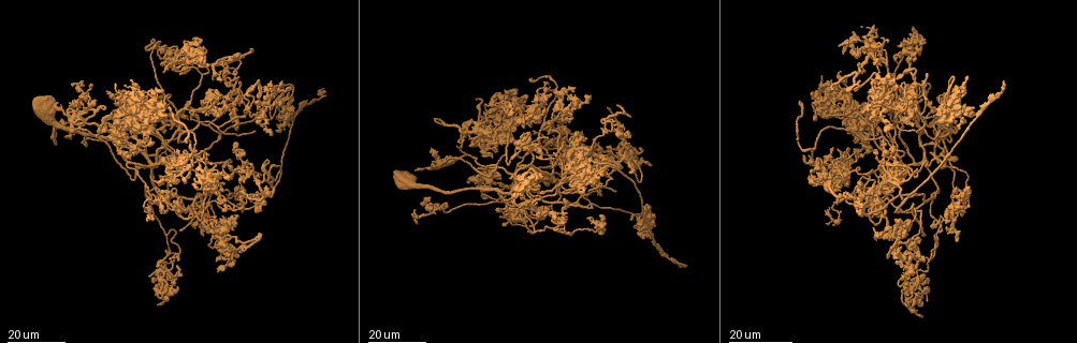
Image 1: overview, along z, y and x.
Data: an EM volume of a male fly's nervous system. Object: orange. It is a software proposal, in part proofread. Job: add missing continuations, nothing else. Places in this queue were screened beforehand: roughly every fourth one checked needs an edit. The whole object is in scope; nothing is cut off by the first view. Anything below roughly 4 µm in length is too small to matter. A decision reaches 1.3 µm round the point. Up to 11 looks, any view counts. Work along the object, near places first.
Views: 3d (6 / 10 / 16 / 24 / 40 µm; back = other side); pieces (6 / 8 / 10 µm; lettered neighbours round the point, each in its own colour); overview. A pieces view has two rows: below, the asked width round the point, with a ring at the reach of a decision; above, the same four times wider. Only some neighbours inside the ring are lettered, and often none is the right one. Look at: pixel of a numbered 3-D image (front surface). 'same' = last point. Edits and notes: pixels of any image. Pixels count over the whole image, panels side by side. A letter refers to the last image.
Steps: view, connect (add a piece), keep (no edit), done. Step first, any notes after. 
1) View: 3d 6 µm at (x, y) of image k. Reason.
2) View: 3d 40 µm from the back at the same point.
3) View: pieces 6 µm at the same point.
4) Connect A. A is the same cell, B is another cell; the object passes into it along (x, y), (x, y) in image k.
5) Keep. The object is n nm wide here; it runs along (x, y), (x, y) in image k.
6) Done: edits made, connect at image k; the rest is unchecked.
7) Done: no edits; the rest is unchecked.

View: 3d 24 µm at (968, 76) of image 1. Free end.

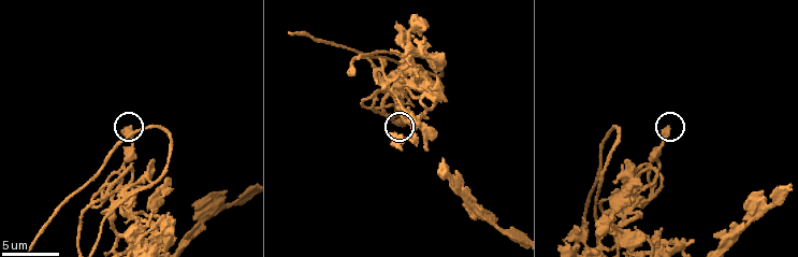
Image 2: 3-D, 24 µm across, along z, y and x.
View: pieces 6 µm at (125, 130) of image 2.

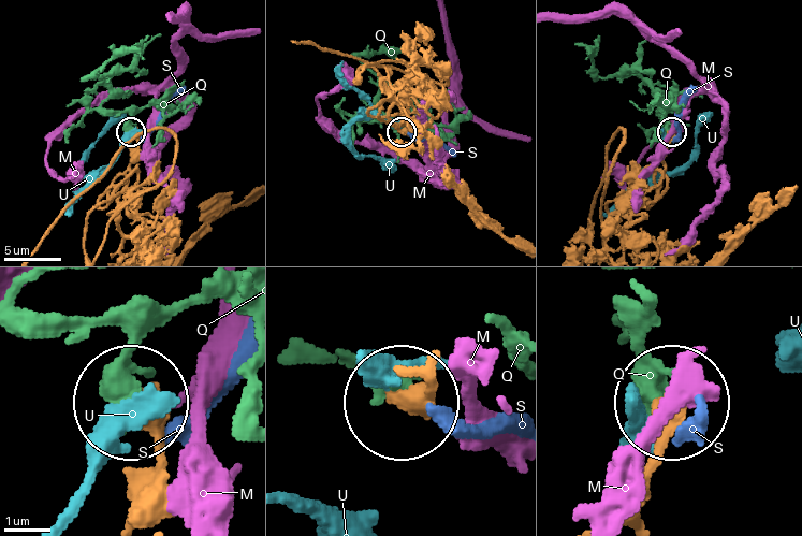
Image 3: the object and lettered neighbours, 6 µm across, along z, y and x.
Keep. The object is 500 nm wide here; M, Q, S and U are other cells; it runs along (85, 248), (86, 220), (117, 192), (135, 164), (132, 131) in image 3; none of them fits.

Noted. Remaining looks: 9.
View: 3d 24 µm at (684, 266) of image 1. Branch stops here.

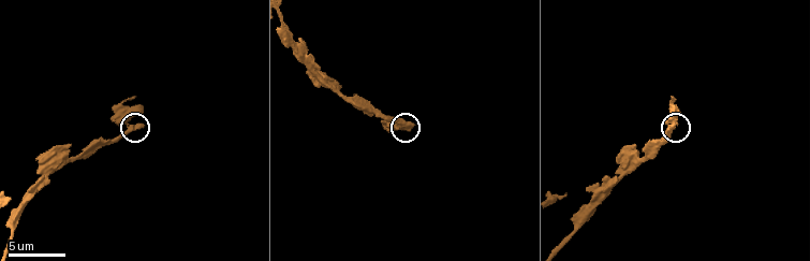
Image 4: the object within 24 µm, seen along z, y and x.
View: 3d 10 µm at (411, 125) of image 4. Zoom in.

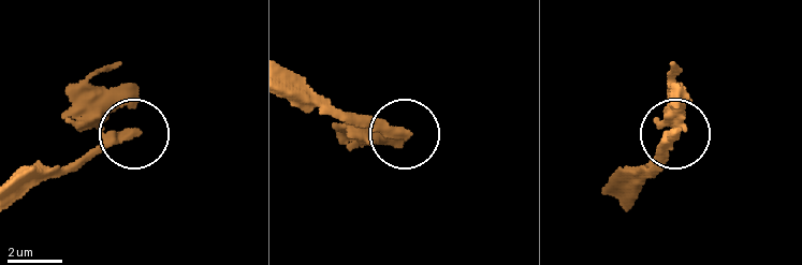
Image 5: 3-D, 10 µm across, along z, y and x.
View: pieces 6 µm at (137, 131) of image 5.

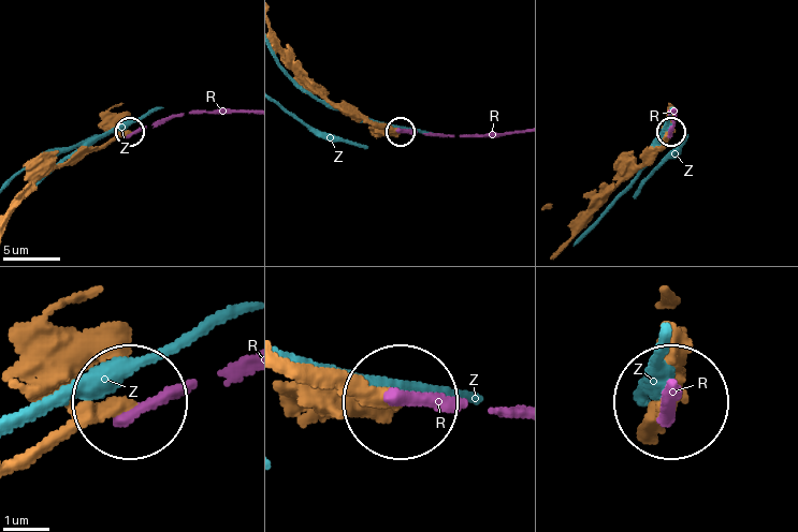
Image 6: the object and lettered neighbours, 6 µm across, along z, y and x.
Keep. R and Z are other cells; it runs along (13, 460), (125, 410) in image 6; no lettered piece goes on from it.

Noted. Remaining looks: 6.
View: 3d 16 µm at (828, 183) of image 1. Free end.

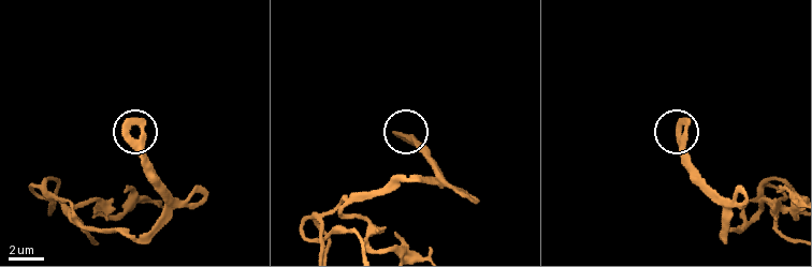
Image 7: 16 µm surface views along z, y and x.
View: pieces 10 µm at (678, 123) of image 7.

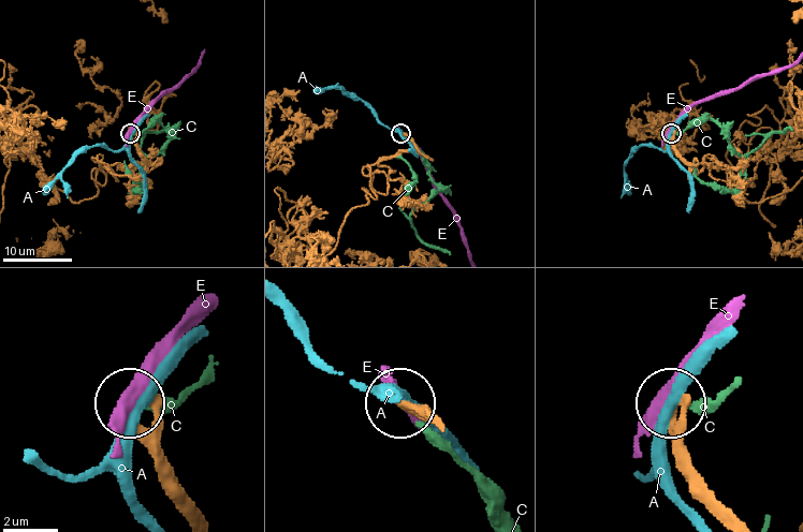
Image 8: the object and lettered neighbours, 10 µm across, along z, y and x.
Keep. A, C and E are other cells; it runs along (736, 520), (690, 458), (673, 405) in image 8; no lettered piece goes on from it.

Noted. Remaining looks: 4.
View: 3d 16 µm at (861, 113) of image 1. Free end.

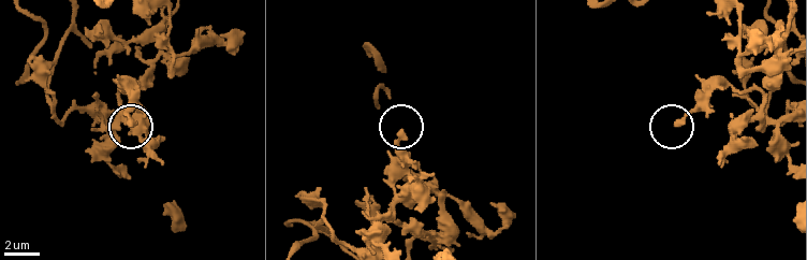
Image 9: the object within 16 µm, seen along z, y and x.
View: pieces 10 µm at (131, 122) of image 9.

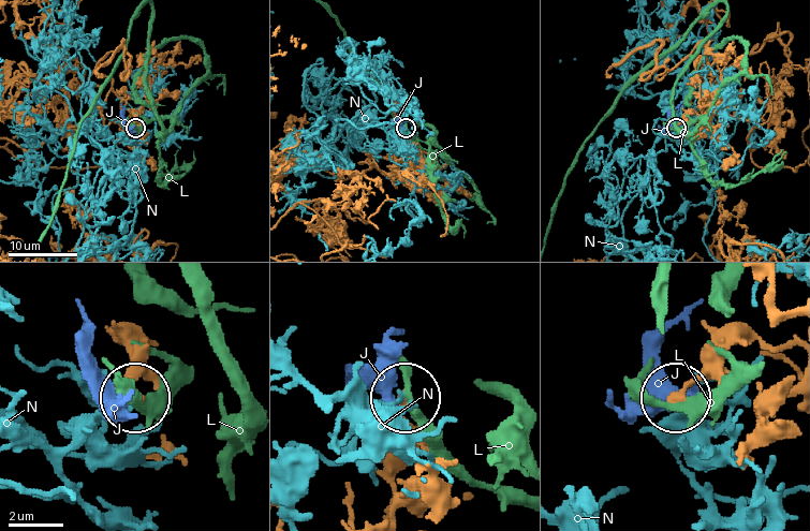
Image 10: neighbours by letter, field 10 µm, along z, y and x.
Keep. J, L and N are other cells; it runs along (793, 347), (731, 341), (678, 393) in image 10; none of them fits.

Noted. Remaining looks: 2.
View: 3d 16 µm at (56, 105) of image 1. An open end.

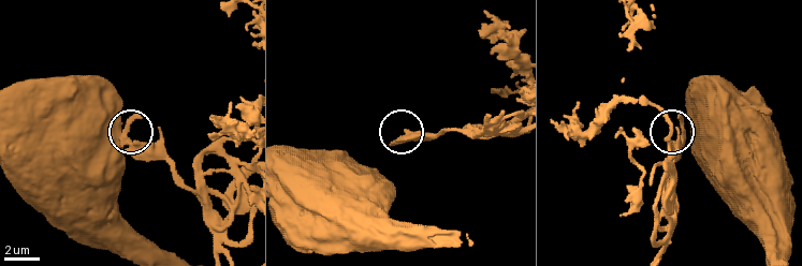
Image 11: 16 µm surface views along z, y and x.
View: pieces 6 µm at (680, 114) of image 11.

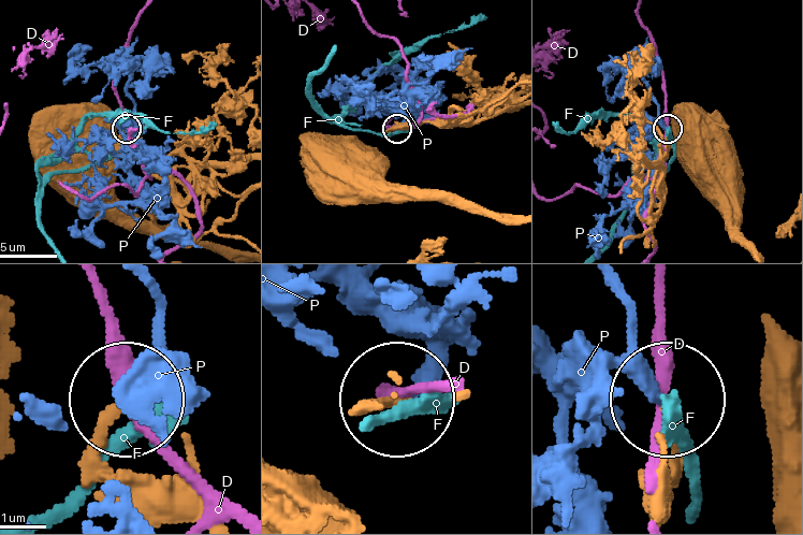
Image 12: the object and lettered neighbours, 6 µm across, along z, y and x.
Connect P. P is the same cell, D and F are other cells; the object passes into it along (163, 512), (98, 444), (155, 374) in image 12; it goes on there.

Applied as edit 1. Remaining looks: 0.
Done: edits made, connect at image 12; the rest is unchecked.

